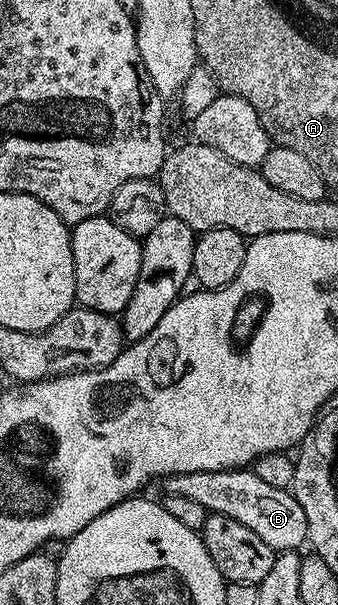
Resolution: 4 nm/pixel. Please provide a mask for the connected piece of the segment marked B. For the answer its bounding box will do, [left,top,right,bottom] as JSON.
[162,469,308,553]

